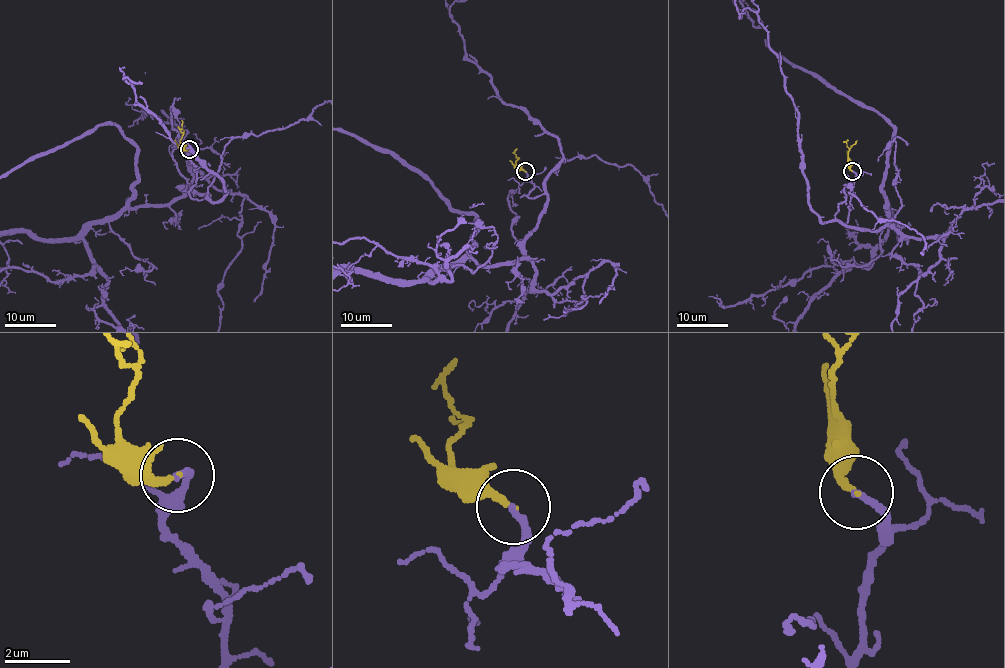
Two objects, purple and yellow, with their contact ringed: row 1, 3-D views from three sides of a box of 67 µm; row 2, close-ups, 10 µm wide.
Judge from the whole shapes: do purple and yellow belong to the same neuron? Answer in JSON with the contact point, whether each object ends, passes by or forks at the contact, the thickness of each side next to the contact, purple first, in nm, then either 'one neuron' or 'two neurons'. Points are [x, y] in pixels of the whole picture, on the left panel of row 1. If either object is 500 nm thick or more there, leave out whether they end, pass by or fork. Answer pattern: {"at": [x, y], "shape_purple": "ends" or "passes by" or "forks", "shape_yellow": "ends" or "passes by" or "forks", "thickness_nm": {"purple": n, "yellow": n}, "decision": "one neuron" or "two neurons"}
{"at": [189, 149], "shape_purple": "ends", "shape_yellow": "ends", "thickness_nm": {"purple": 200, "yellow": 200}, "decision": "one neuron"}

